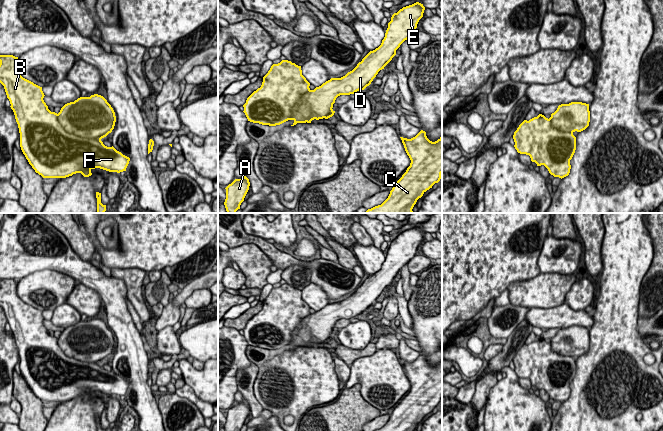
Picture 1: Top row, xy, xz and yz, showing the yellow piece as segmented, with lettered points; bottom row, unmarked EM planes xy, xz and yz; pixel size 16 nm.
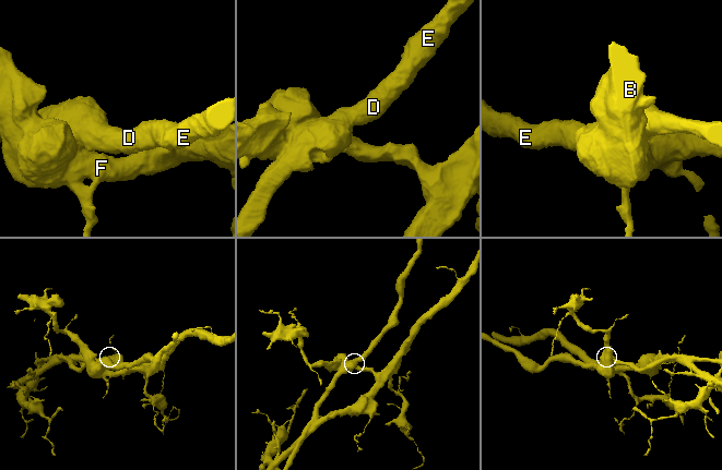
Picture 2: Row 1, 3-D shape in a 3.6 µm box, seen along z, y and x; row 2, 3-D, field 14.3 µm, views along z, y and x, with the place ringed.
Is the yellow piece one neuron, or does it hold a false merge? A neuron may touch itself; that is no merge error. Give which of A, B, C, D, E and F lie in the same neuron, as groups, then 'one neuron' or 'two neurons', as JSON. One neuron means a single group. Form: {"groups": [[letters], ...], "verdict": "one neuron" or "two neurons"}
{"groups": [["A", "D", "E"], ["B", "C", "F"]], "verdict": "two neurons"}

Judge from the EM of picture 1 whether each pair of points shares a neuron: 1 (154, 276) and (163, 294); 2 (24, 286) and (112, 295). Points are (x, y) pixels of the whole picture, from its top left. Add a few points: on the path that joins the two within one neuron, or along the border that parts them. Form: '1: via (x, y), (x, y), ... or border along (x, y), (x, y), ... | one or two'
1: via (158, 280), (160, 282), (160, 290) | one
2: border along (53, 270), (69, 275), (74, 280) | two

